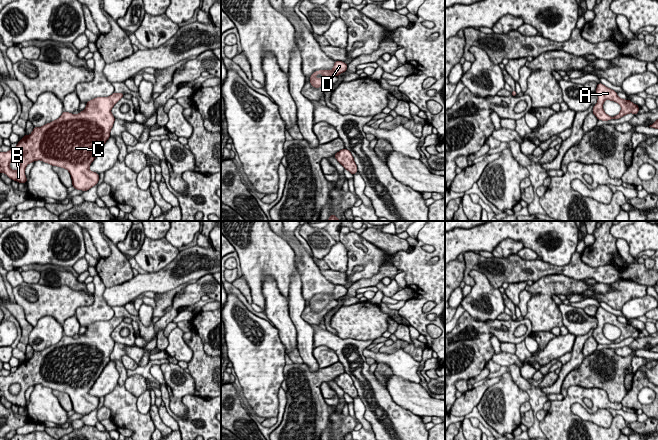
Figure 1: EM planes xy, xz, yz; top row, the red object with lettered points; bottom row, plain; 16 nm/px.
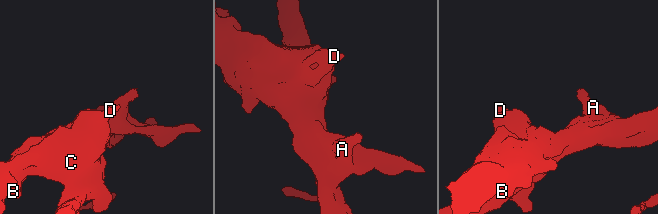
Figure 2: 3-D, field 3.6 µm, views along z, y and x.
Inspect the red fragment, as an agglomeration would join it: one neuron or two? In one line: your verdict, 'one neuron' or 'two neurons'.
one neuron

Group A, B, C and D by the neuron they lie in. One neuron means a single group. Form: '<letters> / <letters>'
A B C D

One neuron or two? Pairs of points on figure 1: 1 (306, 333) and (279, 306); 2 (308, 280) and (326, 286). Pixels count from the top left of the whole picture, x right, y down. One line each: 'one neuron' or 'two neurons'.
1: two neurons
2: one neuron

